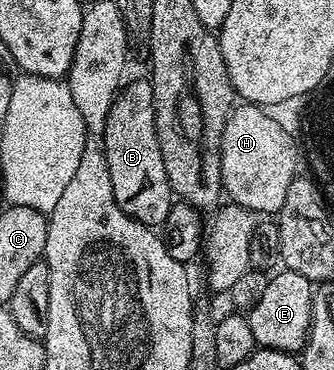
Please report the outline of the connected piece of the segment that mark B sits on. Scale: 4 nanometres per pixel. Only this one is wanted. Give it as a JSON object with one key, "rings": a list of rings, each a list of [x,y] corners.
{"rings":[[[148,78],[133,79],[121,87],[106,123],[106,155],[115,201],[123,213],[150,228],[164,224],[171,206],[167,169],[163,169],[163,153],[155,129],[153,85]]]}

